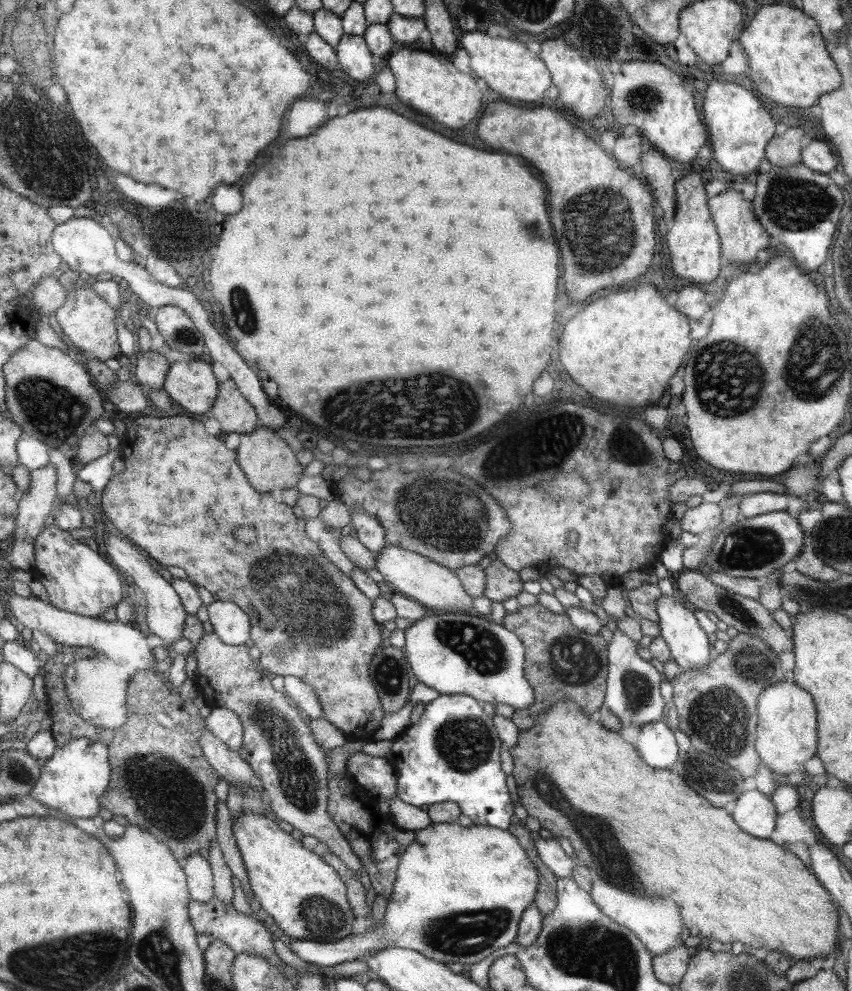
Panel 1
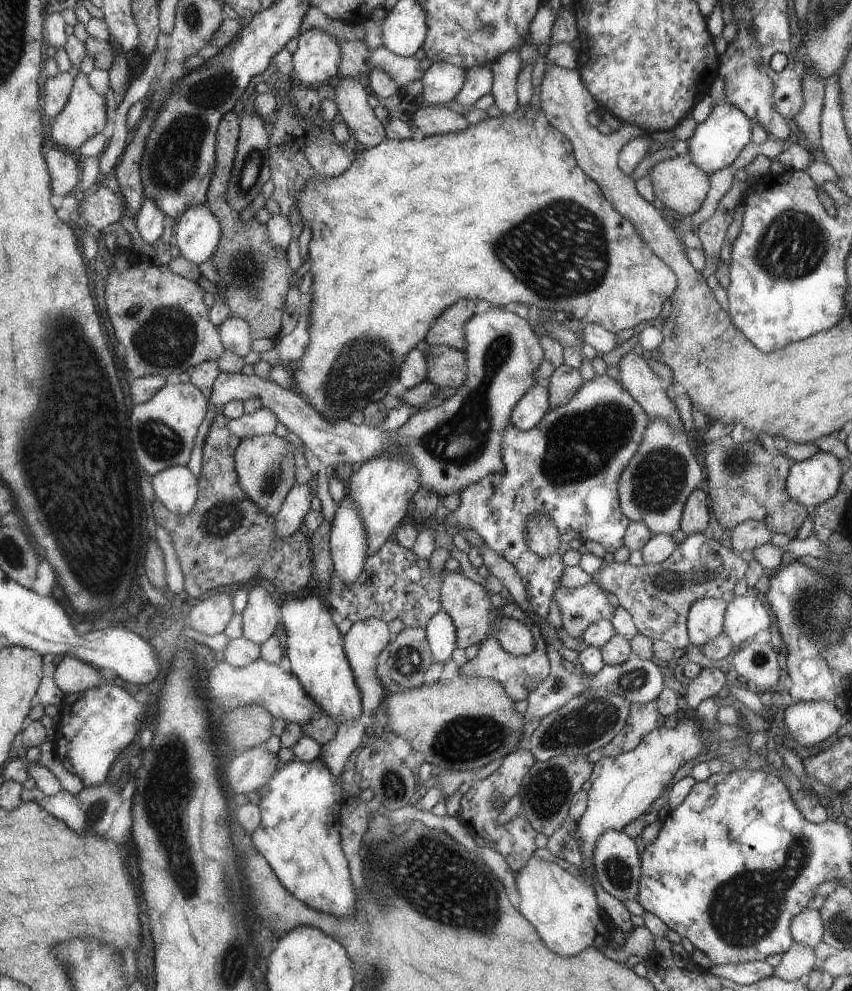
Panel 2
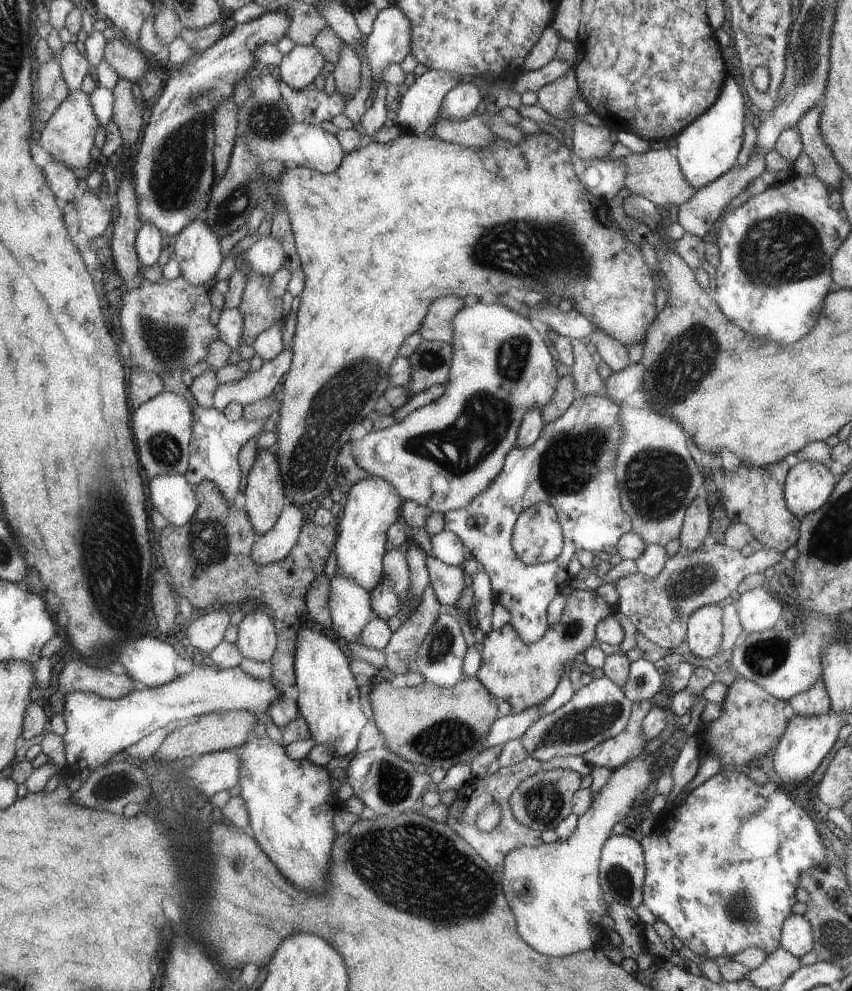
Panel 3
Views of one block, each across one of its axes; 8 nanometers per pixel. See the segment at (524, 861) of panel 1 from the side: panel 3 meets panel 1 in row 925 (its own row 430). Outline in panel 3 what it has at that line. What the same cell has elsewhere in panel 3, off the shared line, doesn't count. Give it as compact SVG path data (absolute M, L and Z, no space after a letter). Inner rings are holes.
M479 301L473 306L466 305L454 316L453 328L454 338L451 342L454 348L453 367L450 368L450 380L448 380L446 392L432 403L409 413L404 420L396 421L392 426L382 430L371 430L362 439L352 440L352 454L360 468L363 468L369 475L380 476L388 484L392 484L397 489L398 495L402 497L402 500L414 500L414 502L418 502L422 506L428 506L433 512L442 512L444 514L450 510L458 510L458 508L468 506L480 492L484 492L490 486L490 482L493 482L501 474L501 471L504 470L506 456L517 444L517 435L521 428L522 418L532 408L541 409L546 404L549 404L550 400L554 398L554 392L557 392L558 380L560 380L558 372L556 372L556 360L552 358L552 354L548 350L548 344L544 342L540 332L534 330L529 318L512 311L501 302L483 304ZM436 476L442 476L446 480L446 488L440 488L440 496L438 496L438 490L432 488L432 480Z

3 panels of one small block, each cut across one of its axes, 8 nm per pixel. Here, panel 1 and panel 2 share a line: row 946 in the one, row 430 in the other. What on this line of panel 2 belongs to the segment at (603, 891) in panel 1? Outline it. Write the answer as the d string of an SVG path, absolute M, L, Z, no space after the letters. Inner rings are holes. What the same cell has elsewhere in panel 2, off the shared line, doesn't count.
M650 419L637 454L621 474L621 511L631 521L644 522L654 535L671 535L681 528L686 501L702 480L702 468L688 446L686 435L674 430L665 420Z

